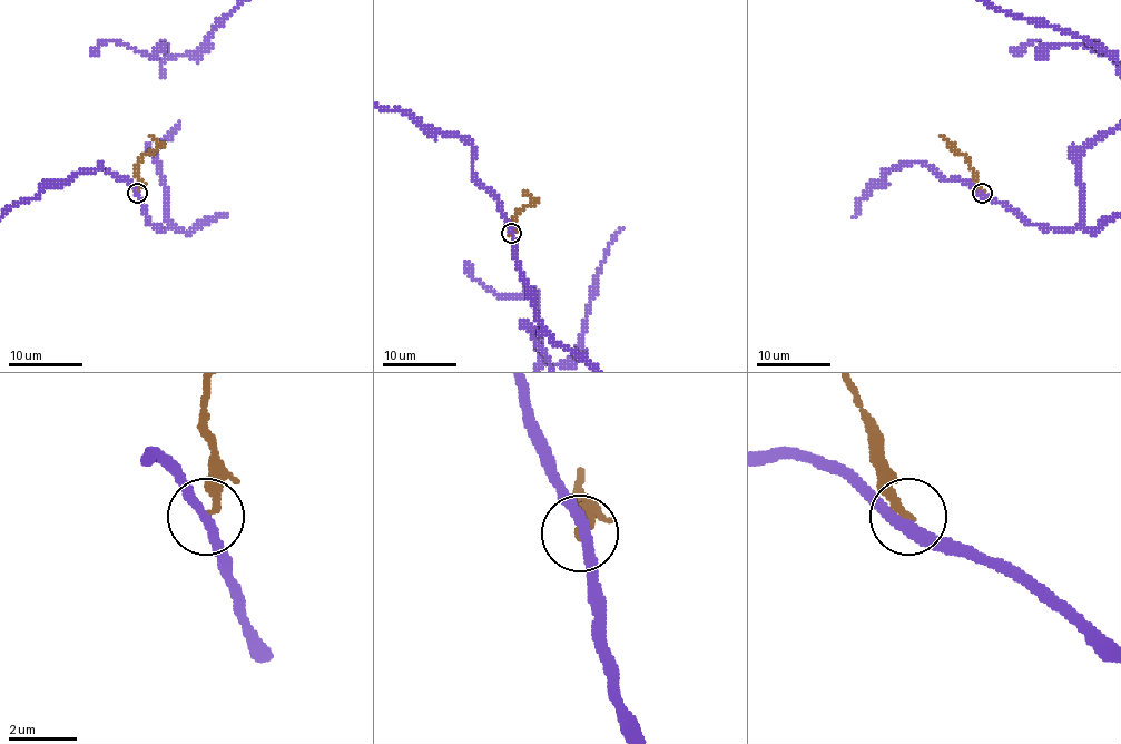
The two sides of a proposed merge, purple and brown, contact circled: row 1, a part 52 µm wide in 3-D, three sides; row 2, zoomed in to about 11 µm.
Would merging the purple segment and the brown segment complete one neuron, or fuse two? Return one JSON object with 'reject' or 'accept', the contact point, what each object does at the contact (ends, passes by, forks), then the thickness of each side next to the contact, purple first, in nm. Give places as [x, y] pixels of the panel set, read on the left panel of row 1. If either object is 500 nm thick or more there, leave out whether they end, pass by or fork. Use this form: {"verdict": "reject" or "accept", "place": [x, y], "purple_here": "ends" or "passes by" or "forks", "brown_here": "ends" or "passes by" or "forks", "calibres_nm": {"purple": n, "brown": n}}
{"verdict": "reject", "place": [137, 193], "purple_here": "passes by", "brown_here": "ends", "calibres_nm": {"purple": 320, "brown": 240}}

